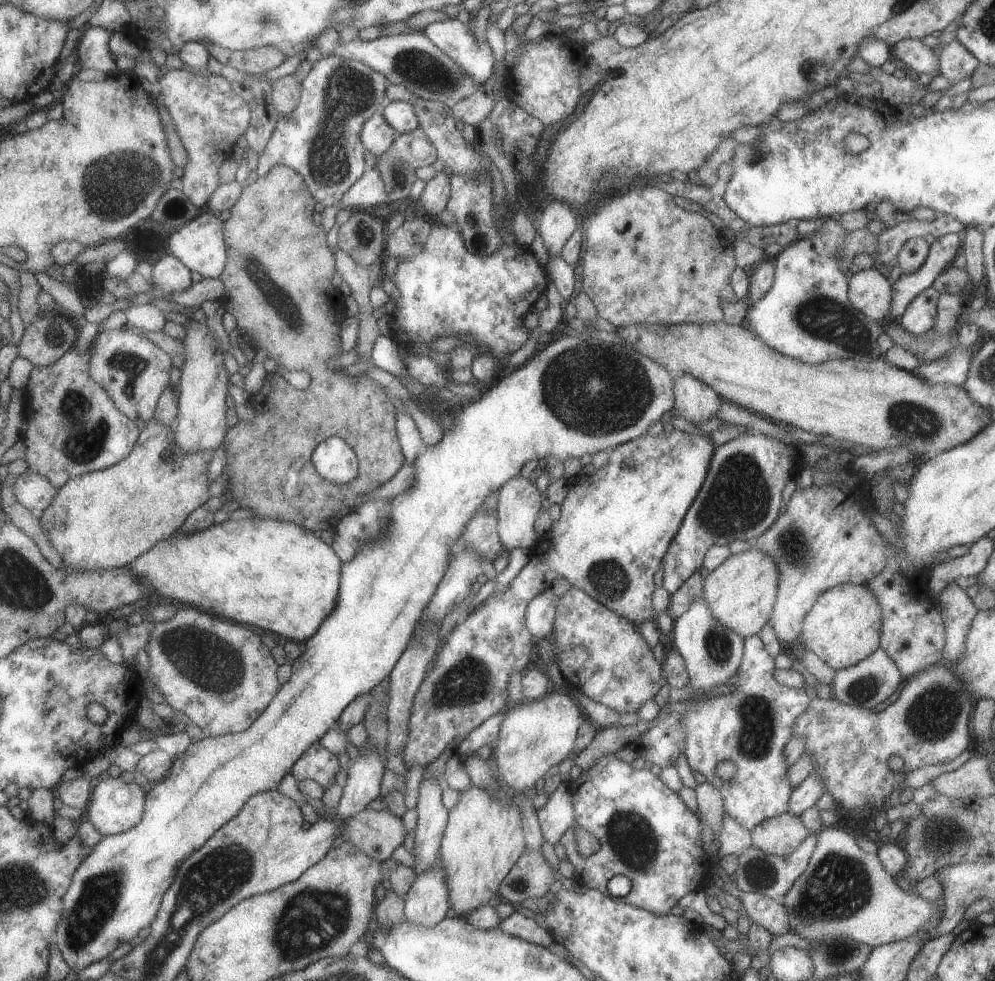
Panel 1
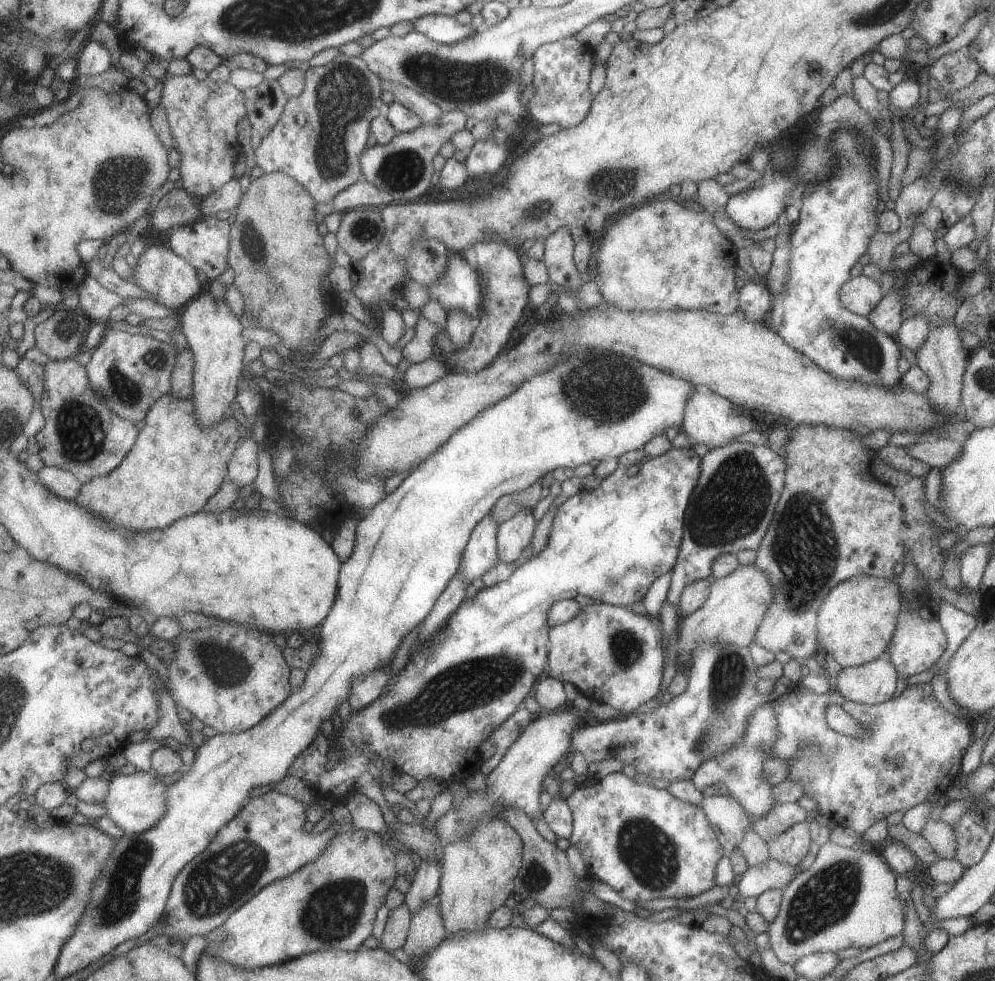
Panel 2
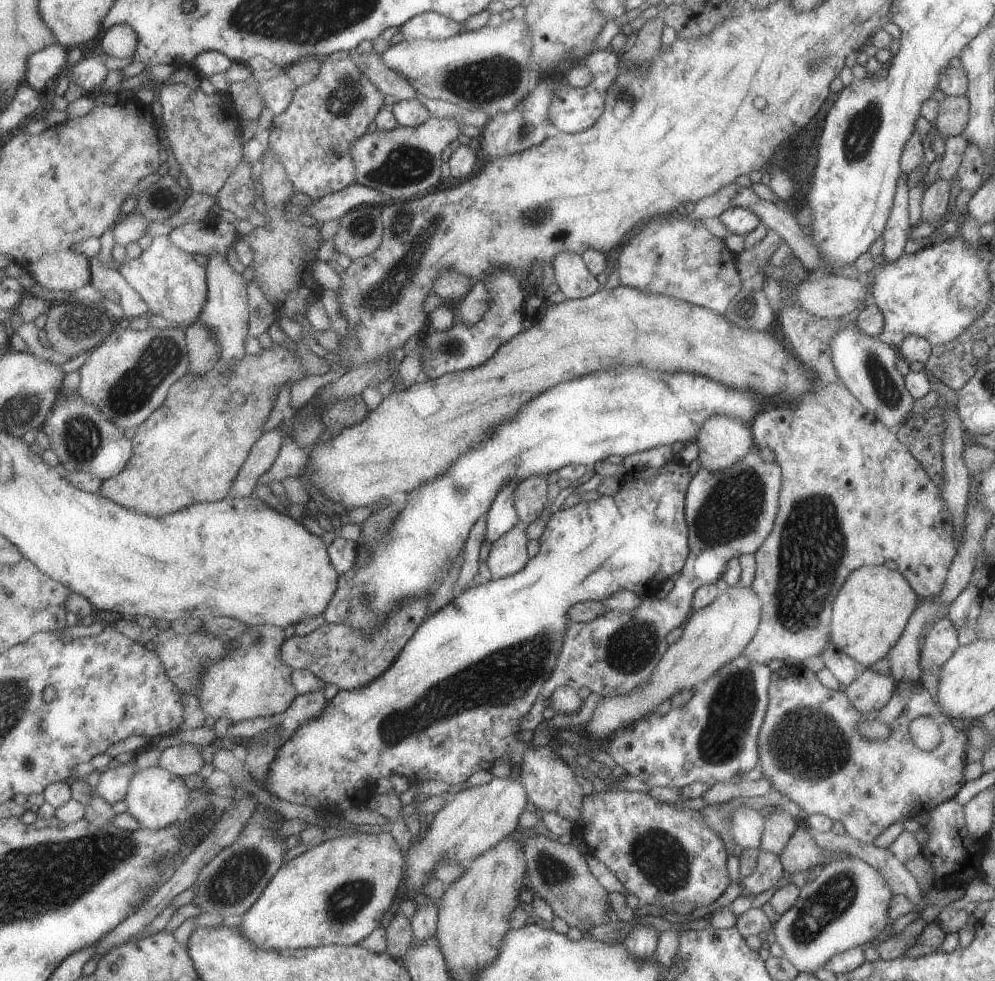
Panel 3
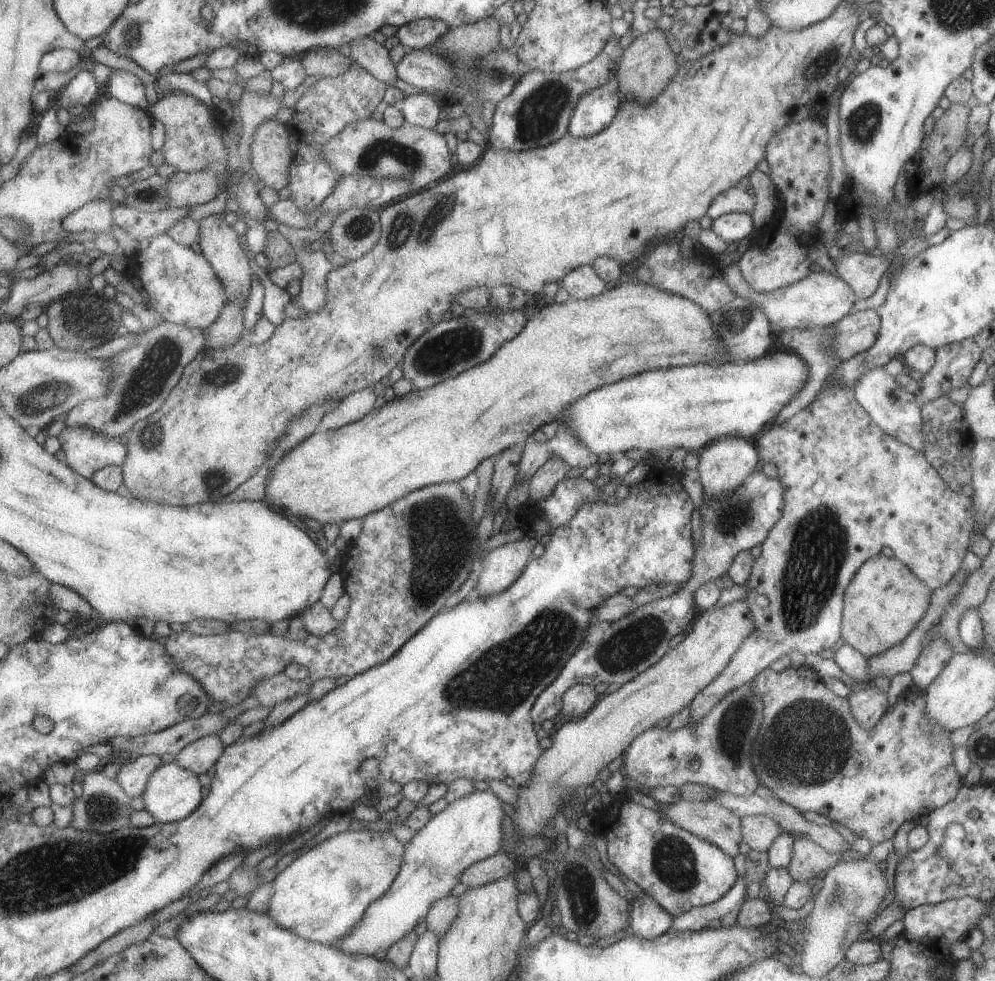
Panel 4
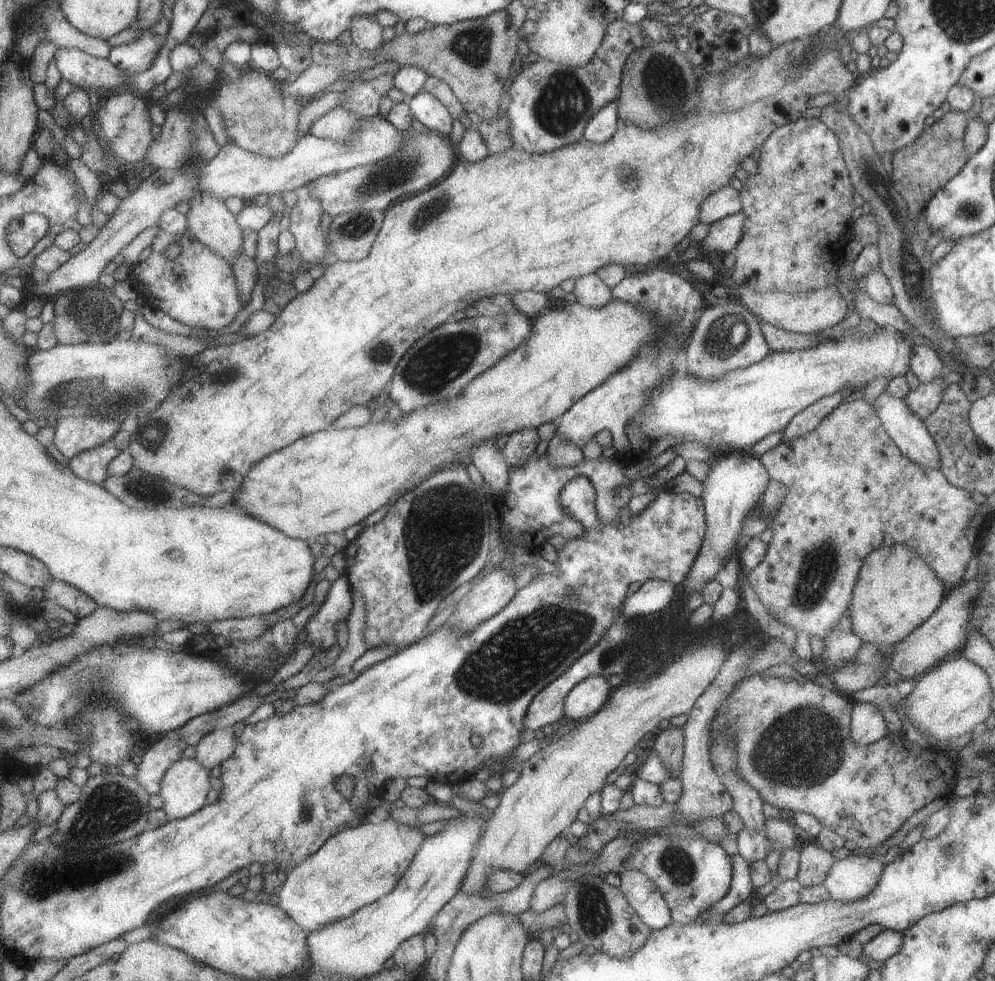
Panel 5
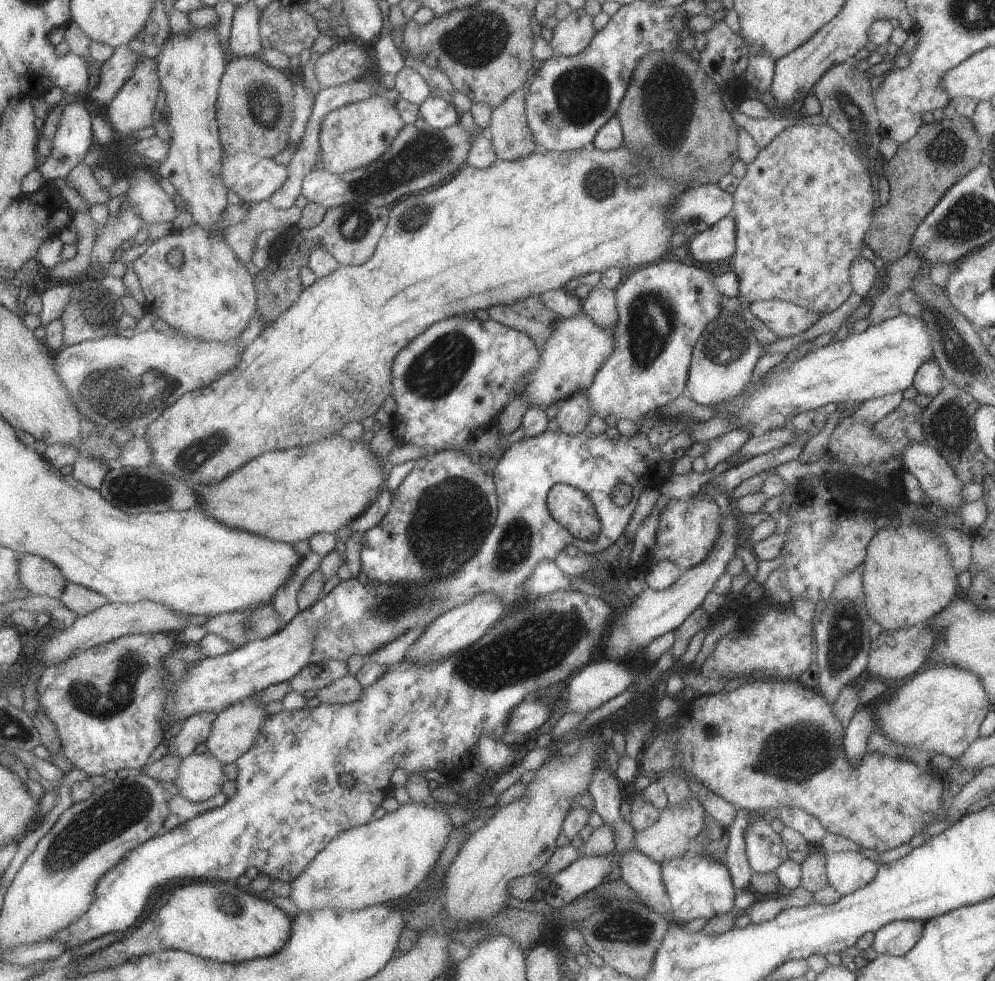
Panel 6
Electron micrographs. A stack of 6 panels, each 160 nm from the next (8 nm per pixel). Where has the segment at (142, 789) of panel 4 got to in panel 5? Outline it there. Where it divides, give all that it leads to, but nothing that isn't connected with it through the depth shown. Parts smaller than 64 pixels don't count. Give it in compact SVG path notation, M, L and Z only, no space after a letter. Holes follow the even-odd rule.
M166 735L150 746L138 765L135 778L151 794L160 794L162 782L167 771L175 762L183 759L183 750L187 748L183 737Z

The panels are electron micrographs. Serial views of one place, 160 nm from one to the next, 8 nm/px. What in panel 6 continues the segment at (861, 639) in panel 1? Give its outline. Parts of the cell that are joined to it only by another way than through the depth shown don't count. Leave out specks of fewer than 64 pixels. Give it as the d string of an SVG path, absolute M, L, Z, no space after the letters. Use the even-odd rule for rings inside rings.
M902 523L897 528L877 529L877 534L869 540L861 566L865 608L883 632L929 622L951 602L958 586L947 550L921 524Z

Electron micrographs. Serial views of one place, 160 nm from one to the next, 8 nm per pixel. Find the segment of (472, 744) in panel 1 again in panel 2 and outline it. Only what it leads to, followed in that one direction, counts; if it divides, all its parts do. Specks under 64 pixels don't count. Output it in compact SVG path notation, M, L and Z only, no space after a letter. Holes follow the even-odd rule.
M521 708L513 714L506 722L503 722L493 734L491 740L495 744L495 754L486 762L483 763L481 771L489 776L491 772L503 761L505 754L509 748L515 744L515 740L519 738L519 734L523 734L523 728L534 720L535 716L526 709Z

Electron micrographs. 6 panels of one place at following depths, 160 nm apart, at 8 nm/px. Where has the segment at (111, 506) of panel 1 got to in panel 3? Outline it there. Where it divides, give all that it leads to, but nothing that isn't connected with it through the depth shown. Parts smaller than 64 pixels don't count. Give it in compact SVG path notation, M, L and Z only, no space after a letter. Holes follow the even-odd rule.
M273 344L273 350L263 350L258 356L253 354L247 354L237 366L233 368L219 368L216 367L211 372L207 372L205 376L197 376L195 372L189 372L185 374L181 380L179 380L174 386L171 386L169 390L169 395L167 396L166 402L163 402L158 410L155 410L154 414L143 424L137 427L136 433L132 438L134 443L134 454L133 458L127 468L114 478L109 478L107 481L103 481L101 484L101 490L97 494L113 500L113 502L124 505L125 508L135 508L135 512L139 510L141 514L151 514L151 516L165 516L165 514L173 514L173 512L179 512L179 510L185 510L189 506L193 506L199 502L217 502L229 497L231 490L233 489L233 484L235 484L235 478L237 474L243 469L243 464L247 462L247 458L250 458L251 450L255 445L255 442L259 441L261 436L265 434L265 424L277 404L277 396L281 394L281 388L287 386L289 382L299 382L303 378L308 378L307 370L305 366L301 364L301 356L297 350L289 350L287 346L283 344Z

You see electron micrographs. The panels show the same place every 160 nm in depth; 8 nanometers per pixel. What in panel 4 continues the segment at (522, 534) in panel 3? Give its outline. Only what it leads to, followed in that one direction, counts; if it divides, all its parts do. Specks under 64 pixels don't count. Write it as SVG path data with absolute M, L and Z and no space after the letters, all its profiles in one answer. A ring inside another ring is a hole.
M524 536L520 541L505 543L489 552L480 563L480 570L477 573L477 585L475 587L479 596L498 595L505 592L510 586L513 586L521 578L528 560L533 558L531 549L536 542L536 539Z

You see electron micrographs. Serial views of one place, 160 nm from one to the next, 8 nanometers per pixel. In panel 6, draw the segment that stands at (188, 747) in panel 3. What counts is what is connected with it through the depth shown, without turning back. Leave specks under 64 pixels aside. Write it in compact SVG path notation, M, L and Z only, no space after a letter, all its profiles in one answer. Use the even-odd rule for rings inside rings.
M255 697L237 702L217 716L206 743L208 752L224 765L235 763L255 746L255 738L269 716L265 705Z

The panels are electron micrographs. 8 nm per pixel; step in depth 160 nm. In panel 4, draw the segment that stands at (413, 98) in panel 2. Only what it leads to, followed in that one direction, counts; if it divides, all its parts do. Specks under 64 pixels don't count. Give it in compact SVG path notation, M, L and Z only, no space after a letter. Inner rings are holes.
M373 35L360 36L350 44L351 54L367 72L383 82L391 82L398 76L396 64L391 60L389 48L379 44Z

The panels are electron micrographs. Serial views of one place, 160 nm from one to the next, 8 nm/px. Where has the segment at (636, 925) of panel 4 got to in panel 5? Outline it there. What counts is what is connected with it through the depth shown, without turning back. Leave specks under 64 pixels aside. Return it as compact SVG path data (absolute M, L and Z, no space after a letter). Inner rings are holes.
M625 868L618 875L621 892L651 930L663 928L672 922L665 900L647 875Z

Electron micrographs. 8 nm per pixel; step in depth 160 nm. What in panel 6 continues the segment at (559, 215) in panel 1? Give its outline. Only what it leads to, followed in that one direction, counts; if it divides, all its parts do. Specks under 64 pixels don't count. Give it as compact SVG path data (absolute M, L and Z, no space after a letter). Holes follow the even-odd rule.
M600 284L593 286L588 292L586 298L581 301L581 308L601 328L613 329L617 323L614 291Z

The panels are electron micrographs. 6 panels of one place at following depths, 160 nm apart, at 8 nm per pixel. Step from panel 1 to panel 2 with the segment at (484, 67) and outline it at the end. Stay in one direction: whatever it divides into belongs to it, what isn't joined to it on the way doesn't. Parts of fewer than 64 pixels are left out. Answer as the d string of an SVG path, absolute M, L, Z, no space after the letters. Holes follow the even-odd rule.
M428 15L419 18L413 24L414 31L421 32L441 44L457 44L478 31L473 26L461 24L457 18L448 15Z

